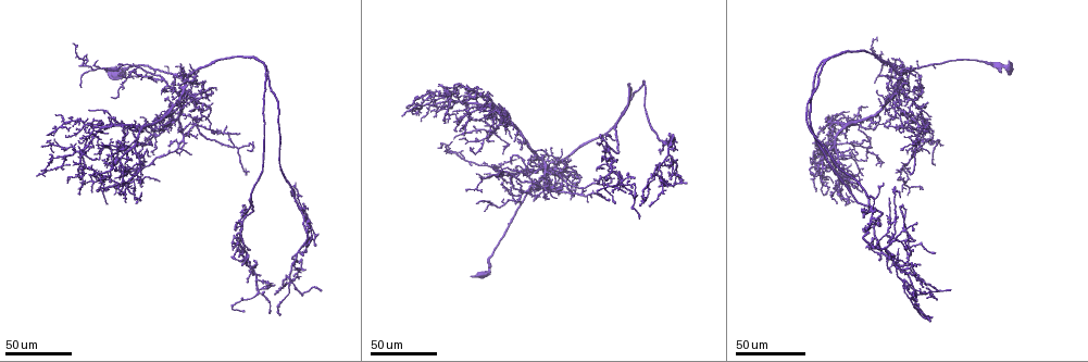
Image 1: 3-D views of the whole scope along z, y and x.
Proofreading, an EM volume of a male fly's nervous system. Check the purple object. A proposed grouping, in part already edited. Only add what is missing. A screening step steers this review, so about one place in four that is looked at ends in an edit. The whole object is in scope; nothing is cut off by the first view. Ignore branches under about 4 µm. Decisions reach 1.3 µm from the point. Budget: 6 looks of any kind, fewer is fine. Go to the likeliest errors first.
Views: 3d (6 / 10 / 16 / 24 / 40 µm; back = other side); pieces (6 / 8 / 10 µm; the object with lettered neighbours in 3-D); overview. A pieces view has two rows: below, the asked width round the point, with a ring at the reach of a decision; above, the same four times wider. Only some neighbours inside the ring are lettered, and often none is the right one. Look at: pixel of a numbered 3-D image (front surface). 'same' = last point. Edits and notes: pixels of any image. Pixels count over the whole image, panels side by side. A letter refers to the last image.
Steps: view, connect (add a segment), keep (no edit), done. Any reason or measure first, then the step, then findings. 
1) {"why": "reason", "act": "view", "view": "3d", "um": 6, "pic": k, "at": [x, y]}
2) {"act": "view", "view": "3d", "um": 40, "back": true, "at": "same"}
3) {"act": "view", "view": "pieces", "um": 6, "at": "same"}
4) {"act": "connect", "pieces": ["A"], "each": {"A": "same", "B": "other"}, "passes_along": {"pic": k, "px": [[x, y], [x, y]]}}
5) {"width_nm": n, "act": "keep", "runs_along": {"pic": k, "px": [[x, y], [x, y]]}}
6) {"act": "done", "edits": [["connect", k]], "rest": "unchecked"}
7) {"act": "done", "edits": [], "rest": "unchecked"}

{"why": "end of a long branch", "act": "view", "view": "3d", "um": 24, "pic": 1, "at": [240, 132]}

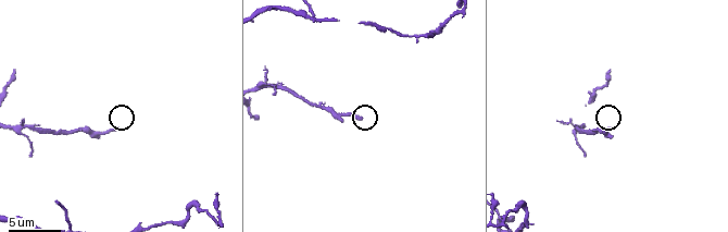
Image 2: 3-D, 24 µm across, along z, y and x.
{"act": "view", "view": "pieces", "um": 8, "pic": 2, "at": [118, 128]}

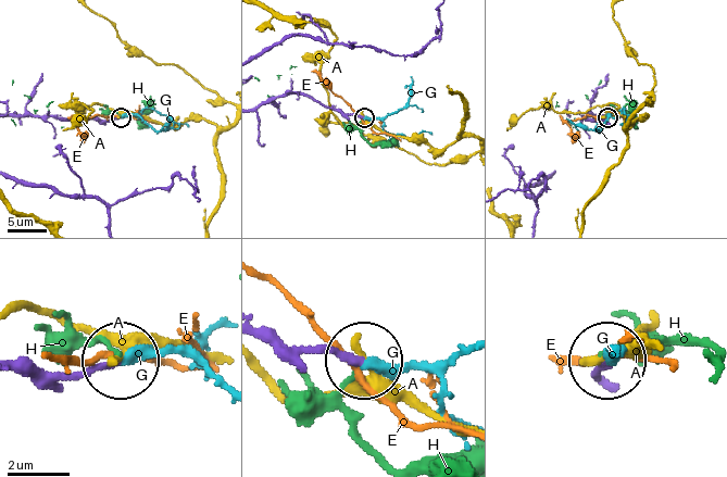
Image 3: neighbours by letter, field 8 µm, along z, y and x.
{"width_nm": 230, "act": "connect", "pieces": ["G"], "each": {"A": "other", "E": "other", "G": "same", "H": "other"}, "passes_along": {"pic": 3, "px": [[35, 369], [103, 369], [158, 354], [197, 362], [207, 339]]}, "found": "the neuron continues"}

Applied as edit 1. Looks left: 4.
{"act": "view", "view": "overview"}

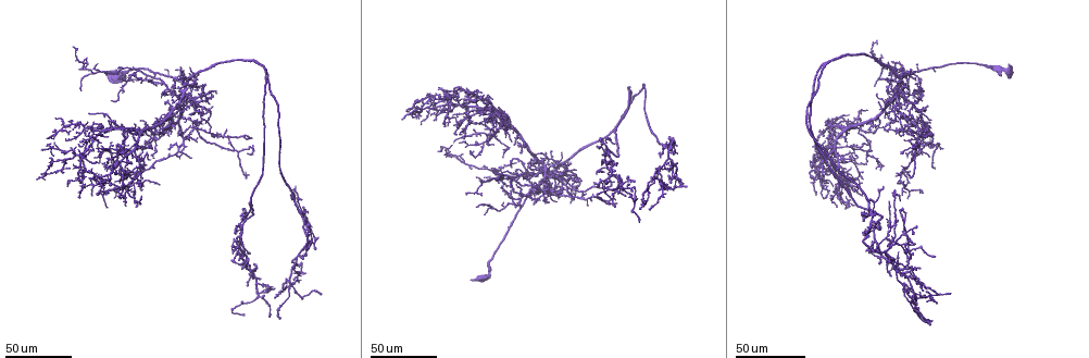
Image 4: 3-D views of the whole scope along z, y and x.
{"why": "long arm stops here", "act": "view", "view": "3d", "um": 24, "pic": 4, "at": [925, 107]}

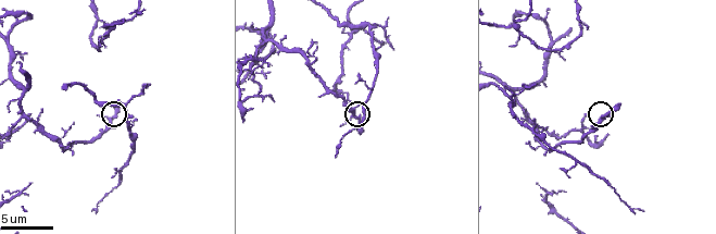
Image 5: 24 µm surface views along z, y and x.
{"act": "view", "view": "pieces", "um": 10, "pic": 5, "at": [618, 106]}

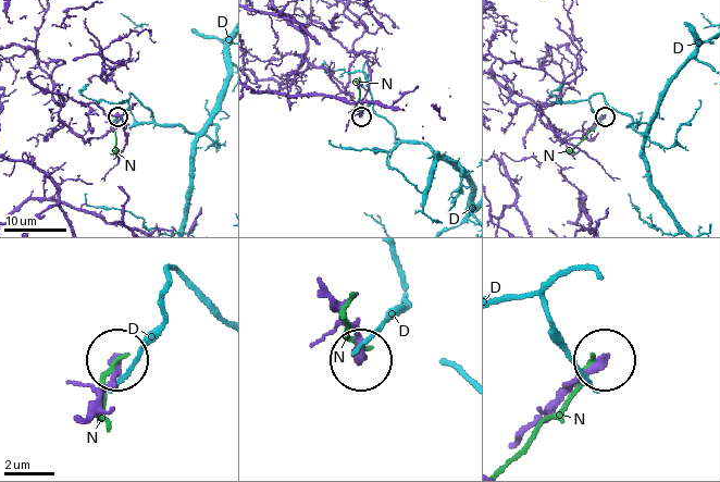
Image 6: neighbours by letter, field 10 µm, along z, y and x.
{"act": "keep", "each": {"D": "other", "N": "other"}, "runs_along": {"pic": 6, "px": [[514, 443], [599, 363]]}, "found": "no lettered segment goes on from it"}

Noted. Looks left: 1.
{"act": "done", "edits": [["connect", 3]], "rest": "unchecked"}

